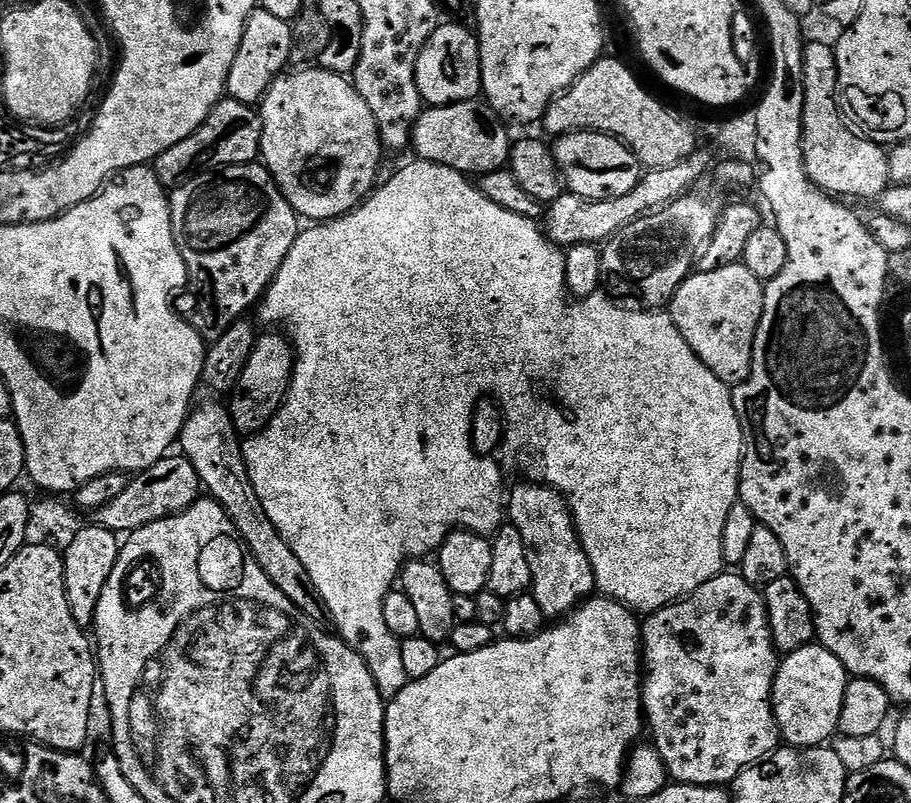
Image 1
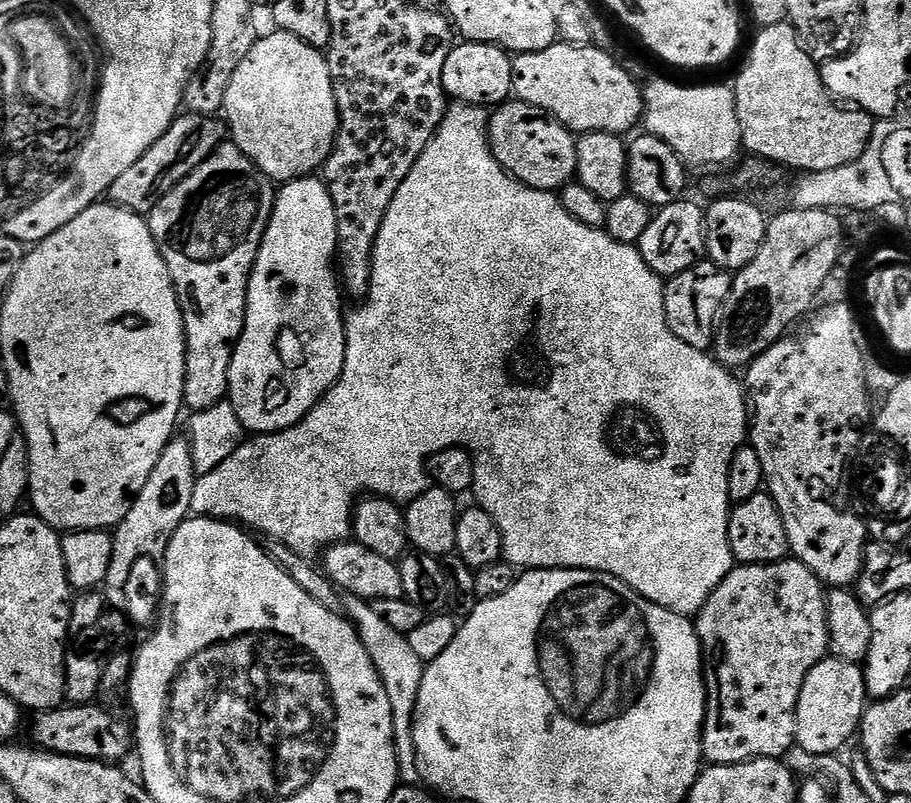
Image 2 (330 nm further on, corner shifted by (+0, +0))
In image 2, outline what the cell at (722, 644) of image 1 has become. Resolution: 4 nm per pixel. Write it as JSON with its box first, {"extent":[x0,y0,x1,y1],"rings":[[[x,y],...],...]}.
{"extent":[695,558,829,764],"rings":[[[785,558],[777,564],[745,564],[733,567],[732,573],[716,587],[704,609],[695,617],[700,651],[704,654],[704,682],[708,689],[708,711],[704,717],[704,760],[713,764],[741,764],[747,760],[784,758],[796,744],[796,707],[804,680],[829,655],[828,602],[825,585],[800,560]]]}

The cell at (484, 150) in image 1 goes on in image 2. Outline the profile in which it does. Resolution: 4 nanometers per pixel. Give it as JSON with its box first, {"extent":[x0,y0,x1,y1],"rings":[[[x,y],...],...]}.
{"extent":[487,98,577,194],"rings":[[[515,98],[499,105],[491,113],[487,138],[496,161],[512,179],[525,188],[531,188],[534,192],[556,194],[561,188],[573,183],[576,174],[577,137],[536,108]]]}

